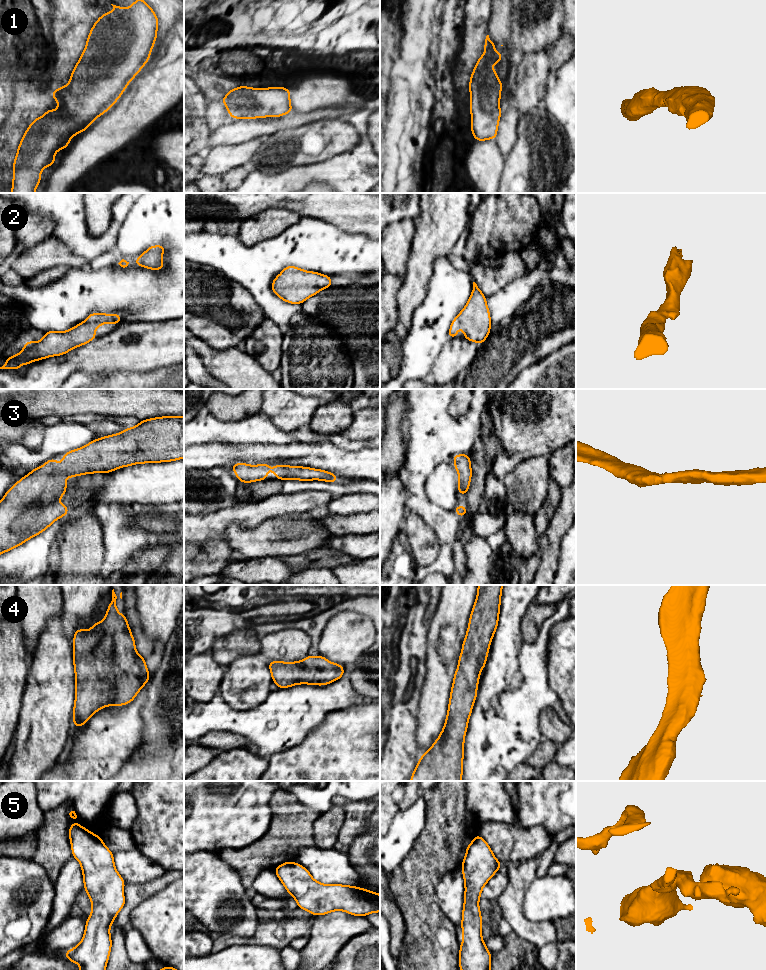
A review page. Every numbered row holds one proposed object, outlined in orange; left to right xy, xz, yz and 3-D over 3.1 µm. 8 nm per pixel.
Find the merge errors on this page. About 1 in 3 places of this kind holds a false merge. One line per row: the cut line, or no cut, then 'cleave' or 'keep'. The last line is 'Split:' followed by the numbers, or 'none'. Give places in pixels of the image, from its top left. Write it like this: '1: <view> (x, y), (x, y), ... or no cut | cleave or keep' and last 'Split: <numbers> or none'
1: no cut | keep
2: no cut | keep
3: no cut | keep
4: no cut | keep
5: no cut | keep
Split: none

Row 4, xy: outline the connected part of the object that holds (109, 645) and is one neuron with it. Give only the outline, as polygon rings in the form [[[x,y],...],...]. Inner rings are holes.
[[[113,589],[112,601],[109,604],[104,620],[94,623],[91,630],[78,629],[74,631],[75,705],[73,708],[73,725],[78,728],[81,728],[96,711],[106,706],[121,706],[133,701],[150,678],[145,658],[136,652],[135,640],[131,634],[131,629],[128,627],[126,616],[117,611],[116,599],[117,596]]]

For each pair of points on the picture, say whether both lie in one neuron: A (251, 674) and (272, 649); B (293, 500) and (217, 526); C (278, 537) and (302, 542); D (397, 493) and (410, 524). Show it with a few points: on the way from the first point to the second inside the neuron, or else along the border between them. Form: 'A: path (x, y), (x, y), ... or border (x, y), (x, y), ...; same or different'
A: border (260, 653), (268, 661); different
B: path (274, 506), (250, 515), (236, 515); same
C: path (284, 537), (296, 537); same
D: border (405, 517), (401, 528); different

